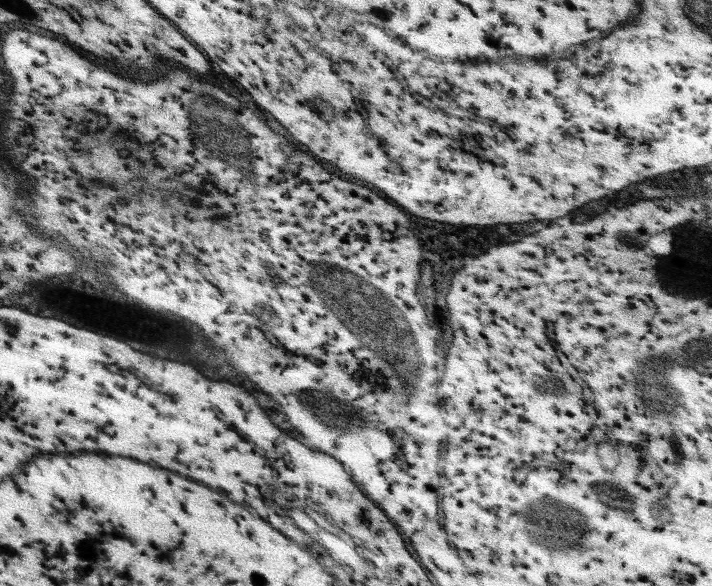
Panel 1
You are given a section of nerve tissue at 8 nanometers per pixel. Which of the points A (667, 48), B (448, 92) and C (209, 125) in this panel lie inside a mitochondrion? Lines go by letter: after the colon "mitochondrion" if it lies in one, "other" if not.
A: other
B: other
C: mitochondrion

